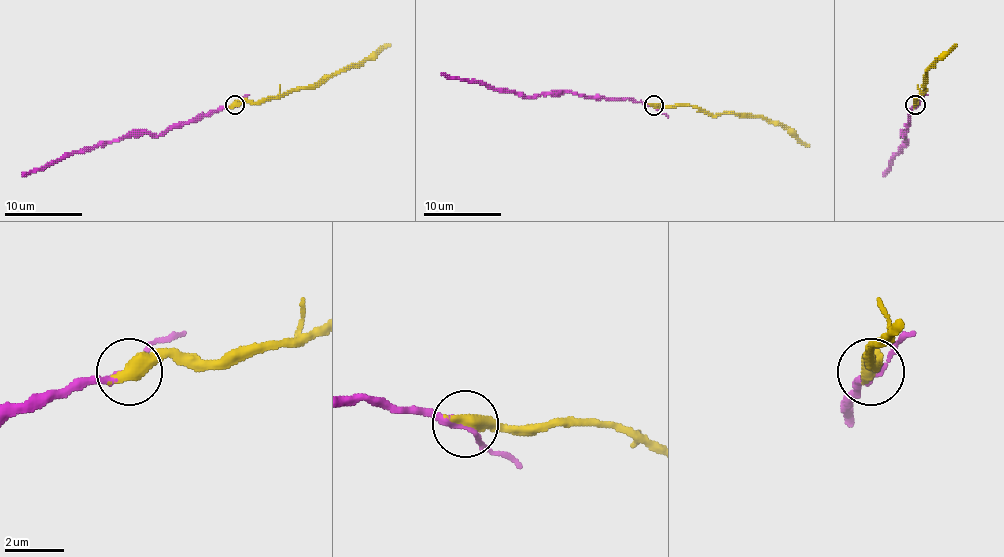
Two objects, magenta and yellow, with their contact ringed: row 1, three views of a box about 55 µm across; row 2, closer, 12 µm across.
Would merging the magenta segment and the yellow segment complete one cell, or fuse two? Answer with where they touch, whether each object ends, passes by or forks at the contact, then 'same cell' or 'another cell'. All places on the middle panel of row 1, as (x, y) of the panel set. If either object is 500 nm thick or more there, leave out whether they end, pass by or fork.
place (654, 105); same cell

